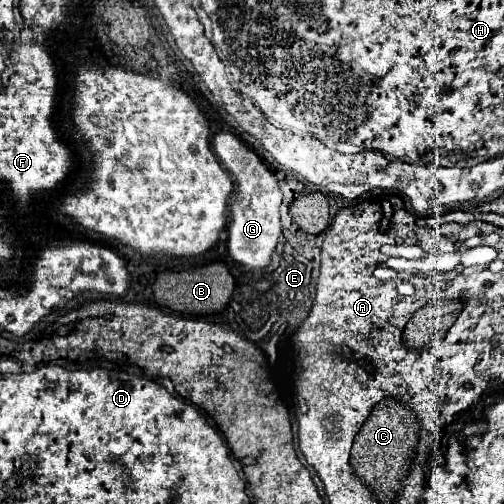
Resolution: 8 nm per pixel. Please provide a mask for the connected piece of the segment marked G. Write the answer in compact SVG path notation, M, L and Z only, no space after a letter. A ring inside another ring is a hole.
M217 132L213 136L213 150L219 158L219 162L229 170L229 174L235 178L235 190L231 196L231 204L229 204L229 212L231 212L231 220L229 220L229 240L227 240L227 248L229 254L235 262L239 262L241 266L255 270L255 268L265 268L271 260L271 254L275 252L275 246L279 242L281 236L281 222L279 222L279 206L281 206L281 198L283 194L279 192L277 186L277 178L273 176L273 172L259 160L259 156L249 150L235 134L231 132Z

